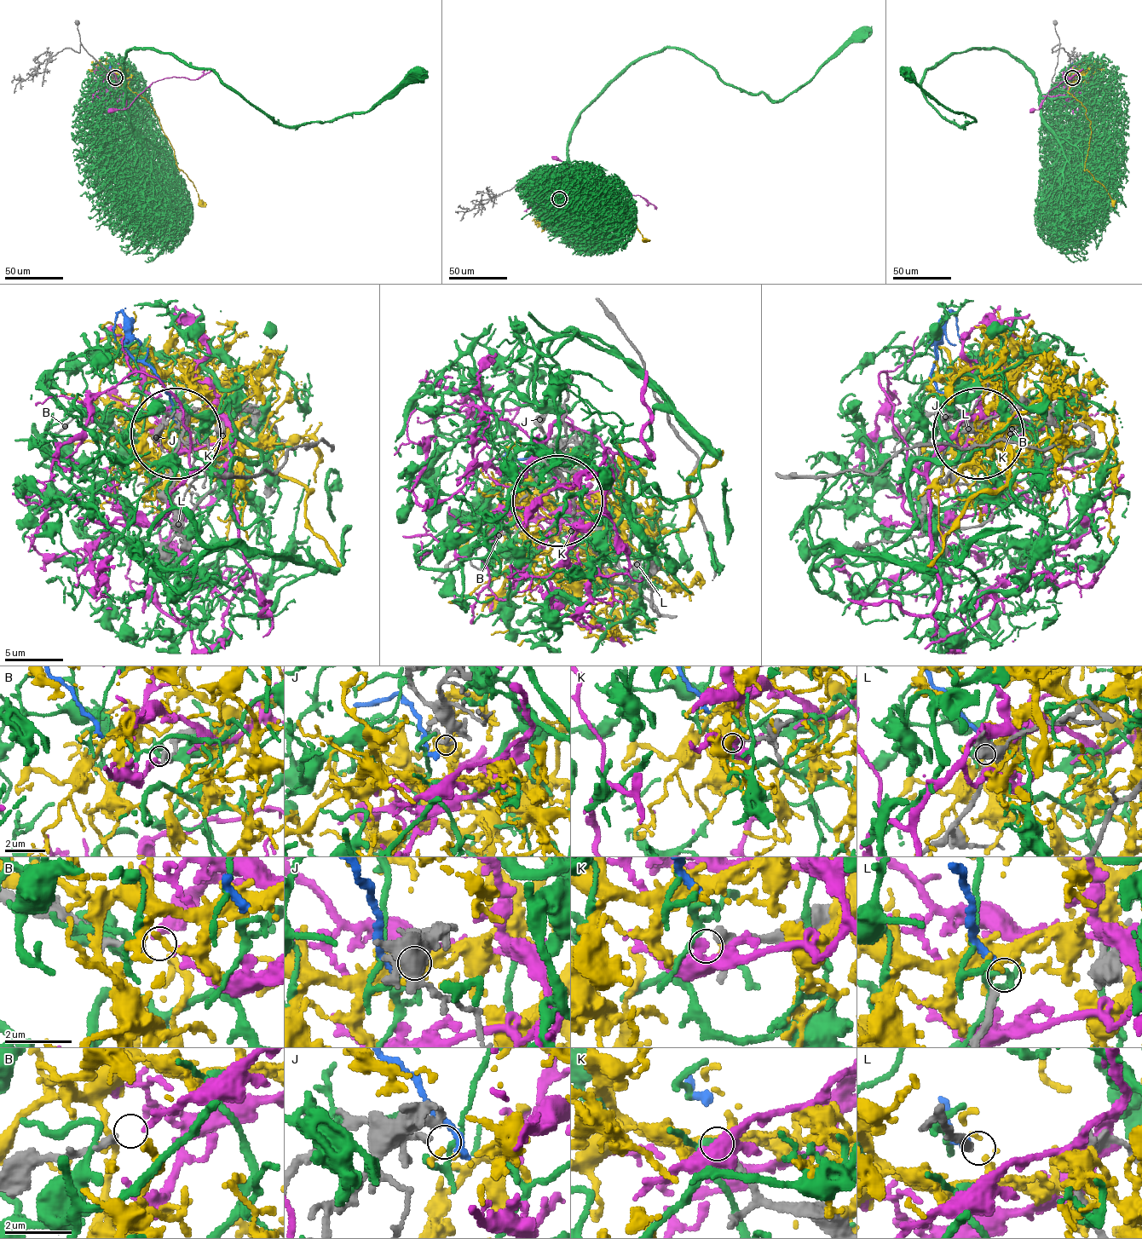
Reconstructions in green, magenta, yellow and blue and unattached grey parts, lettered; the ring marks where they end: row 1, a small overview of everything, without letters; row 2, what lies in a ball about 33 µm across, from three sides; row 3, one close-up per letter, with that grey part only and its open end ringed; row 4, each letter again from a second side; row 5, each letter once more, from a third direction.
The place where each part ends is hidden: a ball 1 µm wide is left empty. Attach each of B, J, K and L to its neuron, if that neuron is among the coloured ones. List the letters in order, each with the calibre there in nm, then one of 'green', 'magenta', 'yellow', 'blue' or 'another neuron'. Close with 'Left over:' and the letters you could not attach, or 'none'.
B: 220 nm thick; magenta
J: 240 nm thick; yellow
K: 240 nm thick; another neuron
L: 200 nm thick; another neuron
Left over: K, L

